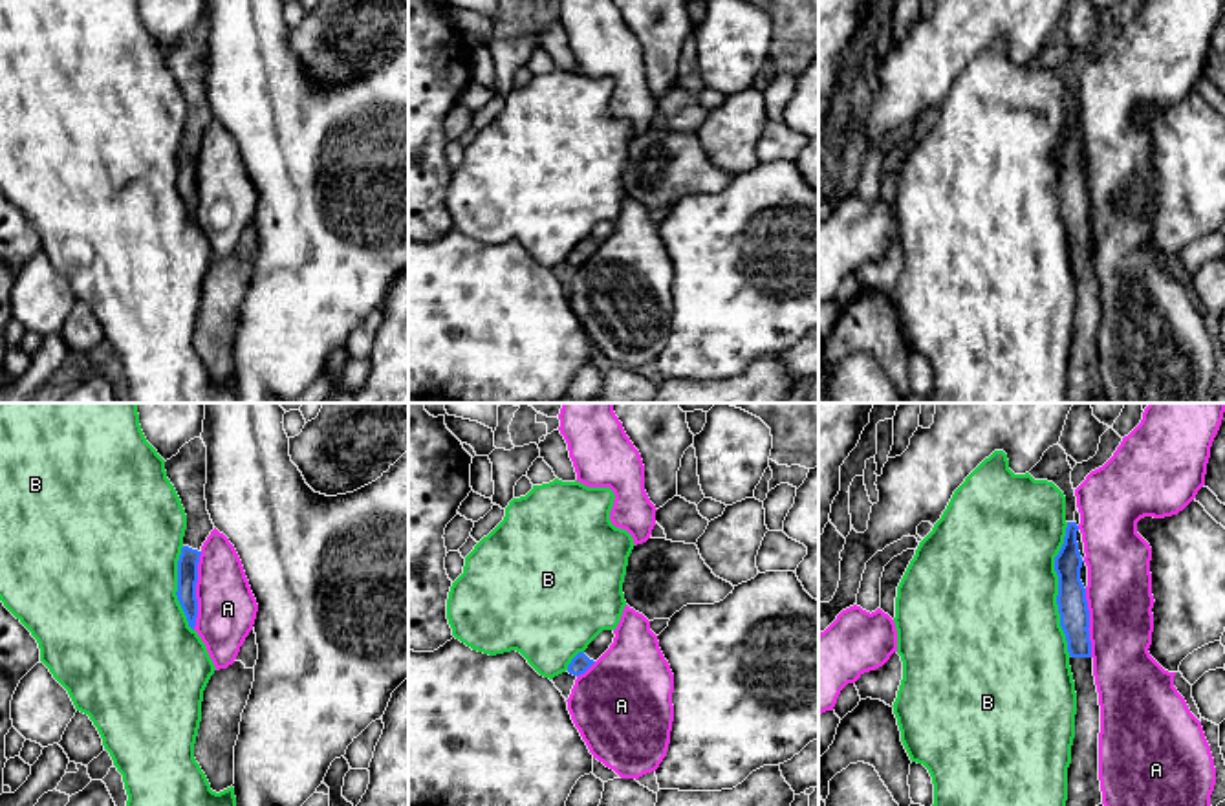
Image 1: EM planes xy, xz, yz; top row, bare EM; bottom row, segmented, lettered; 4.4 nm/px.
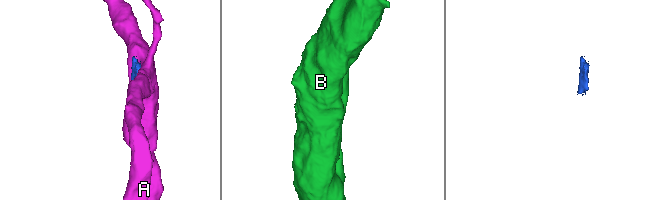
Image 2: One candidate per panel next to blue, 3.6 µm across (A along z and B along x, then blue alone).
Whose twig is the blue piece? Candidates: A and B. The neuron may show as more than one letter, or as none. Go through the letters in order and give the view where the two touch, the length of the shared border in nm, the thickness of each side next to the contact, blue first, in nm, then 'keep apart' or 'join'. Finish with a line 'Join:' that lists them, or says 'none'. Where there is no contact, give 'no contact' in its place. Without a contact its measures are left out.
A: contact in xy; length 340 nm; calibres 100 and 260 nm; keep apart
B: contact in yz; length 600 nm; calibres 130 and 480 nm; keep apart
Join: none

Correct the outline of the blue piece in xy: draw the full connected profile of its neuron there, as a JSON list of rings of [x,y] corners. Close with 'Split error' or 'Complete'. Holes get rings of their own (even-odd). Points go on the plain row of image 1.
[[[201,27],[185,33],[176,46],[165,51],[167,68],[174,75],[187,104],[183,137],[178,150],[178,191],[194,220],[198,207],[198,152],[201,136],[214,119],[207,101],[207,37]]]. Split error

